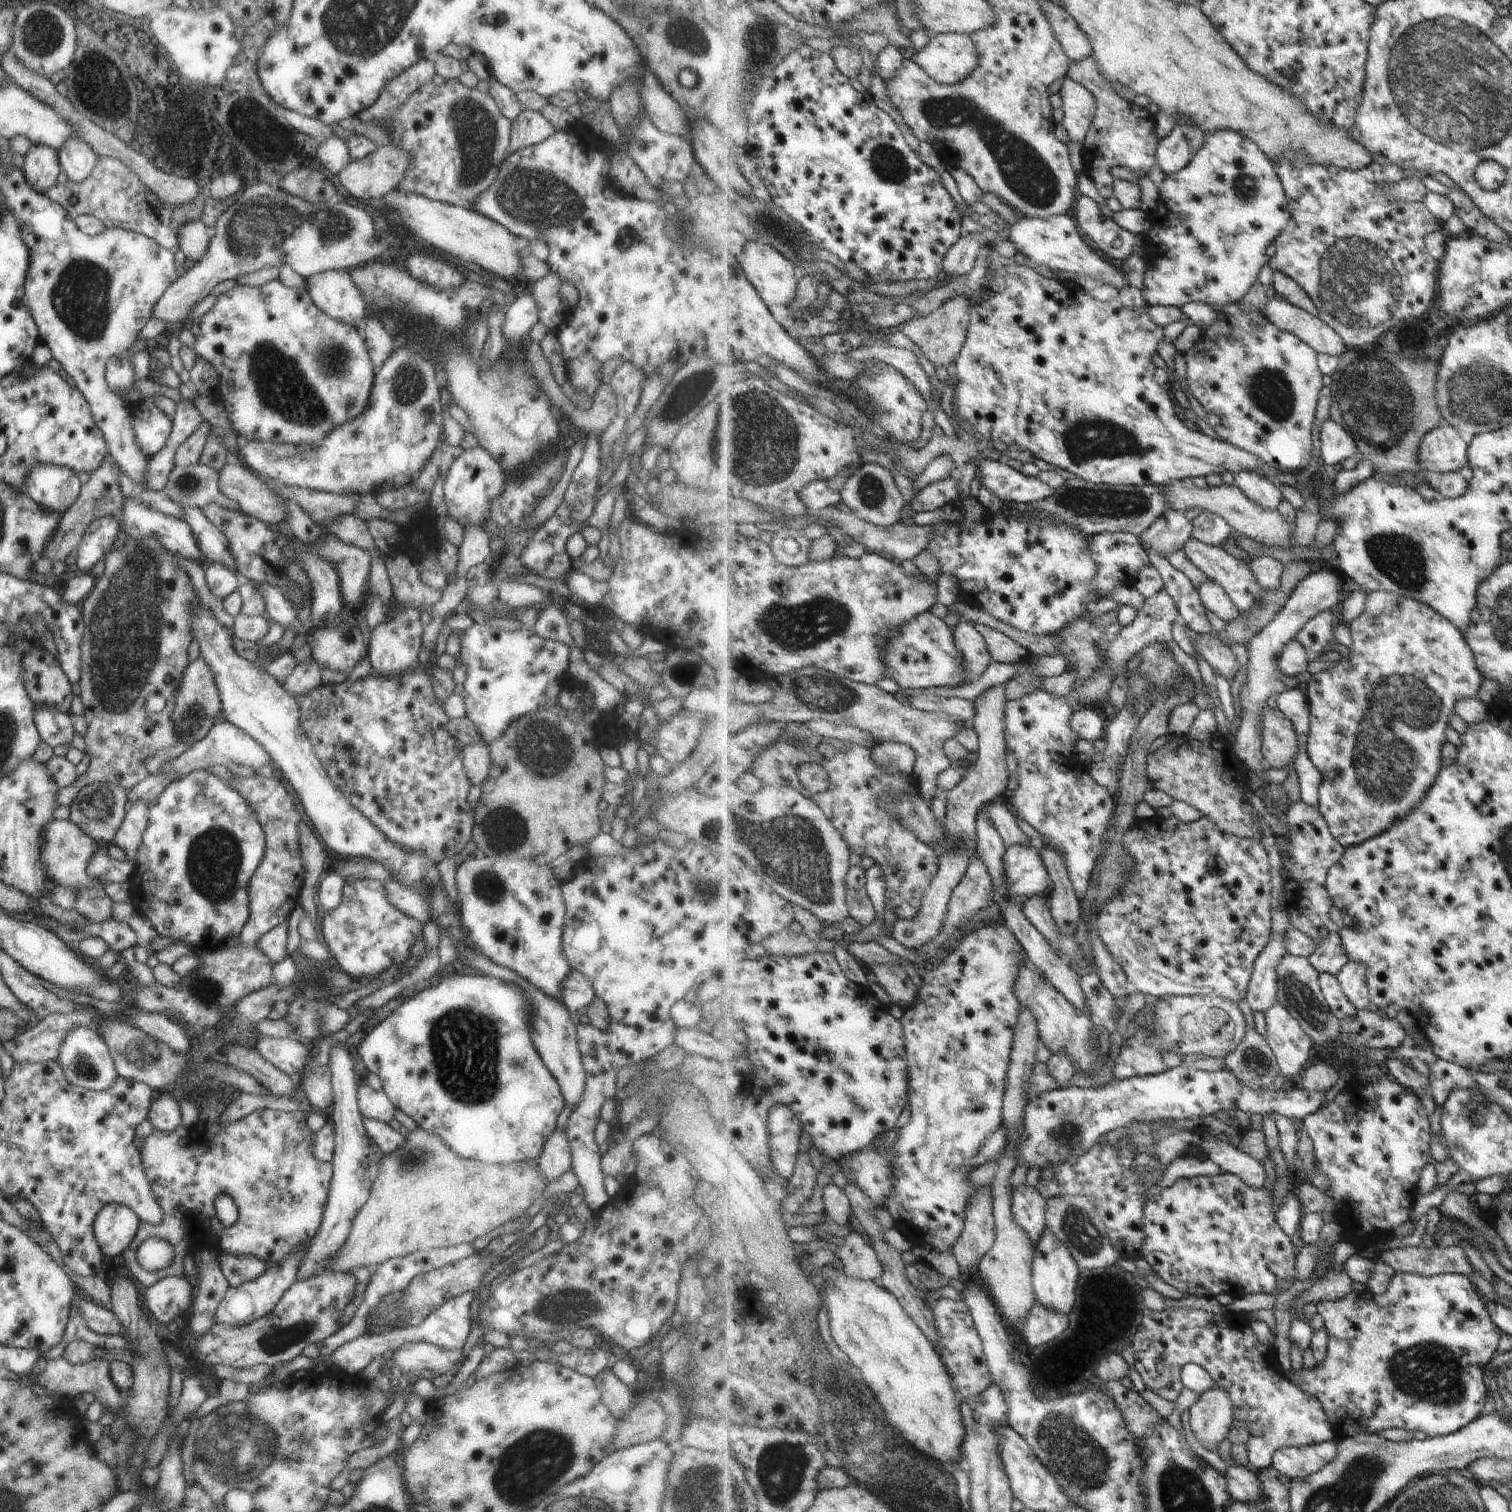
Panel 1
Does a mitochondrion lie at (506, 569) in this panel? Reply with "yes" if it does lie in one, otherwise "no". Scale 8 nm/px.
no

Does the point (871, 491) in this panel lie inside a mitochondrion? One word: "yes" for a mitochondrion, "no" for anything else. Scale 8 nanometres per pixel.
yes

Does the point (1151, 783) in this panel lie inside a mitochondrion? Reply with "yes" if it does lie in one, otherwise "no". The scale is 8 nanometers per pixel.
no

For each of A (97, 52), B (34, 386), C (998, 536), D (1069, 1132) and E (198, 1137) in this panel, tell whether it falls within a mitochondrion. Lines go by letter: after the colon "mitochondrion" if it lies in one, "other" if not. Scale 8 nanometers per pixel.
A: other
B: other
C: other
D: mitochondrion
E: other

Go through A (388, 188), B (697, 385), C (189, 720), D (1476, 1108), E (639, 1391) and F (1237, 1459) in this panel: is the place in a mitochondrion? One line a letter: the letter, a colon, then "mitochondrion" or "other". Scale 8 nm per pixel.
A: other
B: mitochondrion
C: mitochondrion
D: mitochondrion
E: other
F: other

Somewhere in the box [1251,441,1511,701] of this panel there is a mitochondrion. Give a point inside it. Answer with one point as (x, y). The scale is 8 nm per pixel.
(1400, 557)

